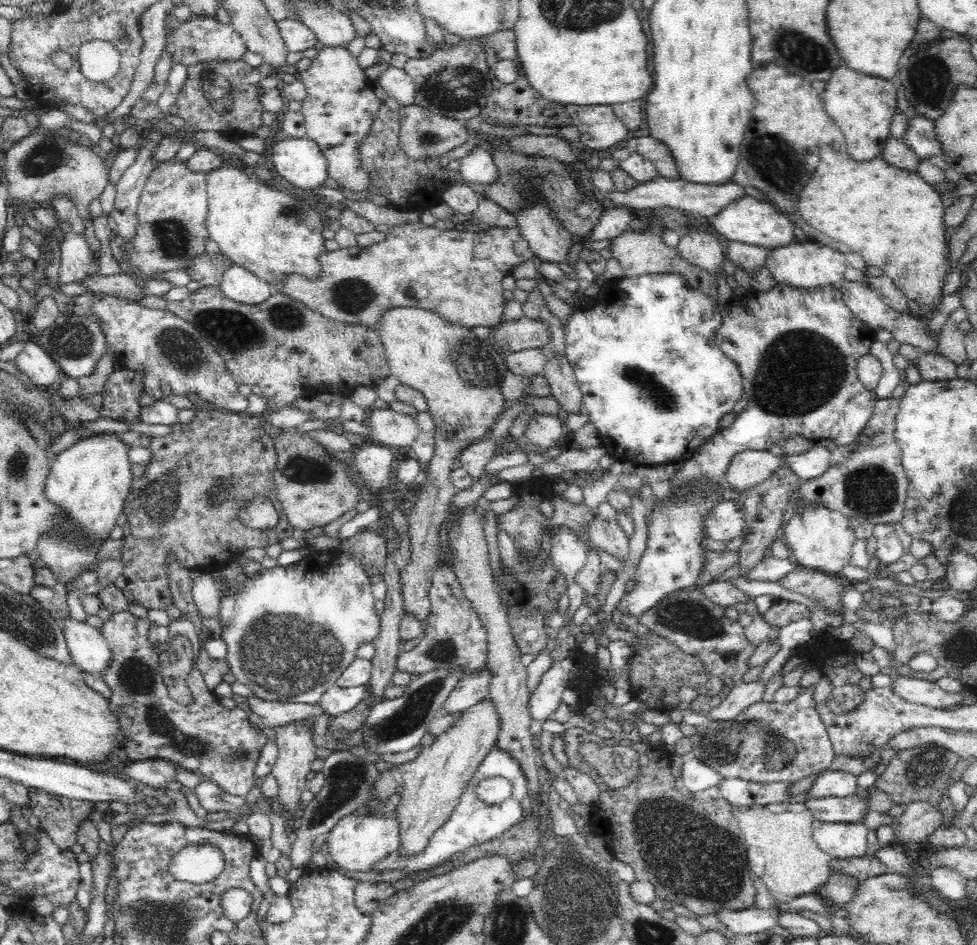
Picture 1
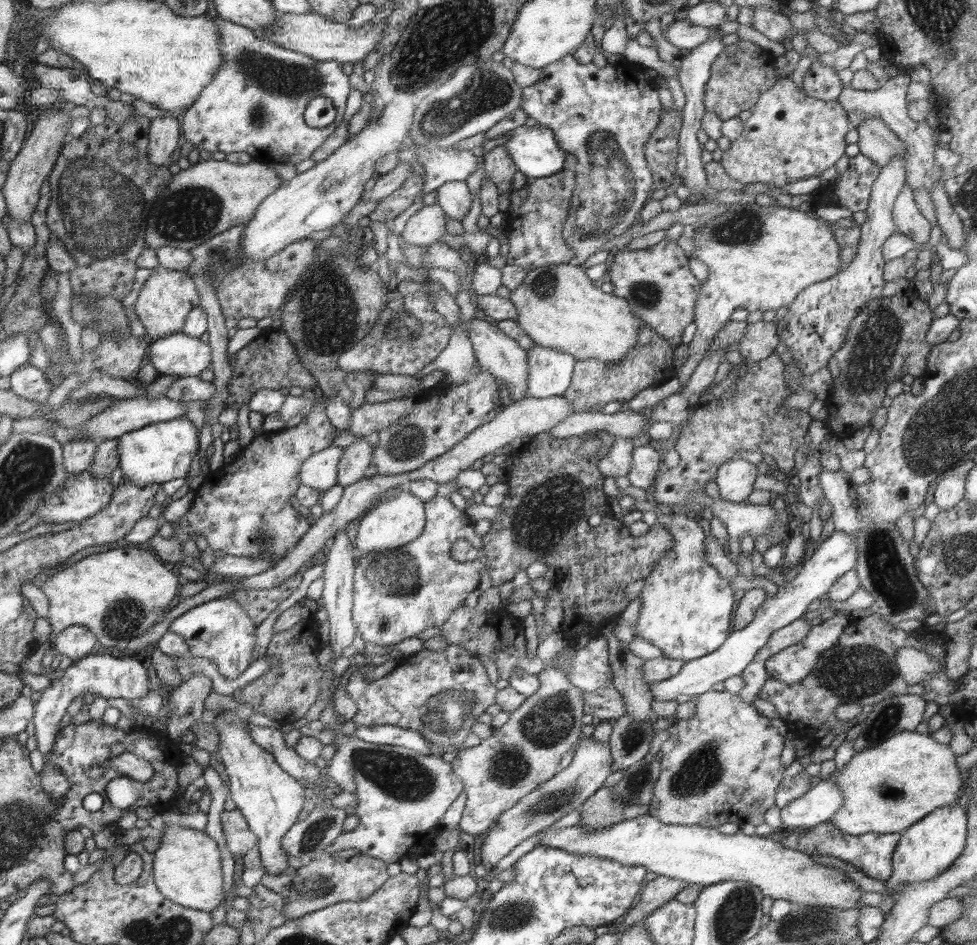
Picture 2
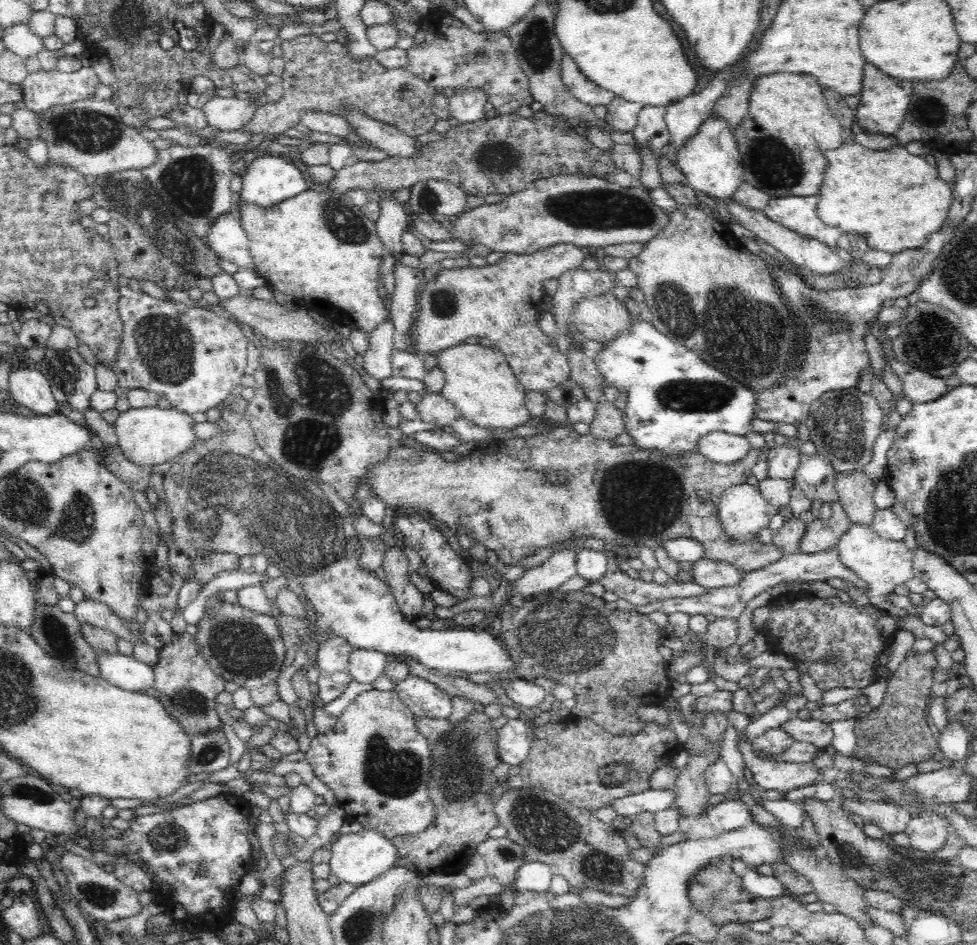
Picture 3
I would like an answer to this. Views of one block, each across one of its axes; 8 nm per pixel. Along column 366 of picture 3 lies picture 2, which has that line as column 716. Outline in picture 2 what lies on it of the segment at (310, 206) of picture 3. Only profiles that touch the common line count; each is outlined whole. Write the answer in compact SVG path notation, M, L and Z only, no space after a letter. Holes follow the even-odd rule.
M751 200L728 205L726 213L694 231L692 240L696 249L690 260L696 258L704 263L708 279L701 283L693 320L697 329L688 346L690 356L677 374L681 386L678 392L683 392L716 334L731 320L736 308L766 312L790 307L807 288L833 278L845 265L836 236L822 220L778 204L764 207Z

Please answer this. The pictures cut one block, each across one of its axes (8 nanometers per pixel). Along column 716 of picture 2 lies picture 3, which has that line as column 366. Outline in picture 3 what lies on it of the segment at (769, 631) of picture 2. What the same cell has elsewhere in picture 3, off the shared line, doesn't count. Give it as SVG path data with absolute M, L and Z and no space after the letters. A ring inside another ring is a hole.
M353 649L348 668L356 684L368 686L383 674L387 661L387 655L376 650Z

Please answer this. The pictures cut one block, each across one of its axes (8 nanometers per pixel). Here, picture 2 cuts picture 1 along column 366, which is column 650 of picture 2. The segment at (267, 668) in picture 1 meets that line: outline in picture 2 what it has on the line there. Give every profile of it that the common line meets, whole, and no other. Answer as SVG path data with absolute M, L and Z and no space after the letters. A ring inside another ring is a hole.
M659 514L659 518L657 519L657 526L662 526L668 530L673 538L672 548L668 548L667 552L663 554L663 557L656 563L654 570L645 578L644 587L640 594L640 598L642 599L642 608L640 609L640 616L638 617L638 621L636 621L635 635L640 635L644 640L650 642L654 646L661 648L664 651L665 656L669 659L681 660L681 661L693 661L700 657L705 657L706 654L713 653L715 650L721 648L722 645L725 644L725 641L728 640L728 632L730 632L730 614L732 612L736 612L734 610L734 592L732 592L732 588L730 588L730 584L722 578L722 575L714 568L710 566L705 561L704 558L704 539L707 535L707 532L704 532L702 526L698 524L696 520L694 520L694 514L681 514L681 515L668 515L667 514Z

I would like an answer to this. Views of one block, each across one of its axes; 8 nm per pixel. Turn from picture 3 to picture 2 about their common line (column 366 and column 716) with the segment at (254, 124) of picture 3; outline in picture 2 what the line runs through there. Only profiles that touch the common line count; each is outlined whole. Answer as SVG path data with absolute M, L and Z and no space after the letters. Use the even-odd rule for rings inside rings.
M738 41L728 45L710 67L703 103L705 110L716 114L723 121L738 117L740 112L751 110L761 98L761 94L773 88L776 82L774 56L758 48L751 41Z

